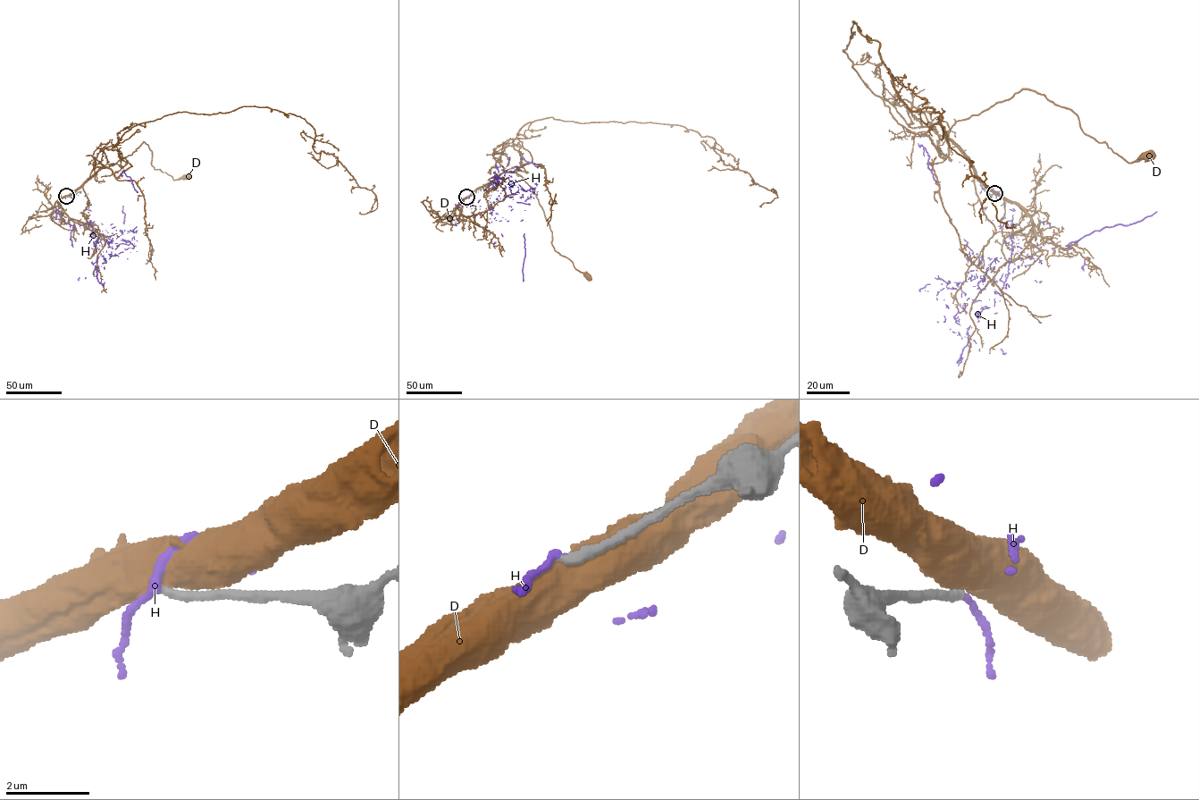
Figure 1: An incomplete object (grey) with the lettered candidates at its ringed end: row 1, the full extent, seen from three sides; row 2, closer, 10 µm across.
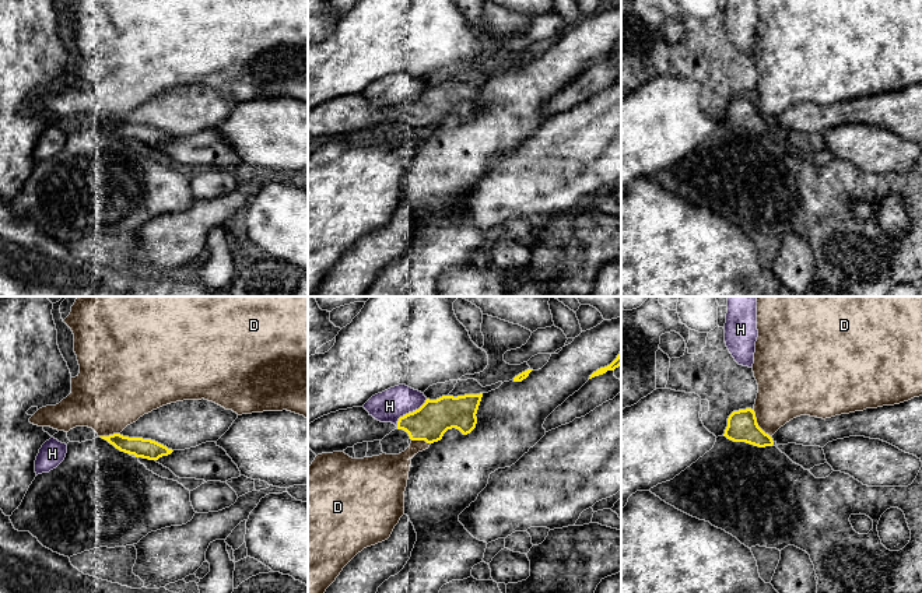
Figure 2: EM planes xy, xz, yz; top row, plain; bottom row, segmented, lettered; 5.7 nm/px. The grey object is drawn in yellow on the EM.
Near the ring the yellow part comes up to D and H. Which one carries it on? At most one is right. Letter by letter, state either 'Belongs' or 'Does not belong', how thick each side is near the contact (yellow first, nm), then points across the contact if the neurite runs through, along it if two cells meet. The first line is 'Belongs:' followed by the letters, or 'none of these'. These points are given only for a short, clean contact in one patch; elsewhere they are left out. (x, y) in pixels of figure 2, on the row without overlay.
Belongs: none of these
D: Does not belong. Thickness 180 nm (yellow) against 320 nm
H: Does not belong. Thickness 200 nm (yellow) against 180 nm

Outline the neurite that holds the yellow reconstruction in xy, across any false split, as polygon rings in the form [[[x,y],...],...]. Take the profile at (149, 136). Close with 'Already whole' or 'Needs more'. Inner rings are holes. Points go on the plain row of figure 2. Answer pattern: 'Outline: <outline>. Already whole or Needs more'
Outline: [[[113,120],[109,123],[99,123],[99,124],[108,127],[120,138],[148,147],[158,147],[159,144],[168,143],[173,138],[172,136],[168,136],[166,133],[151,126],[129,124],[120,120]]]. Already whole

